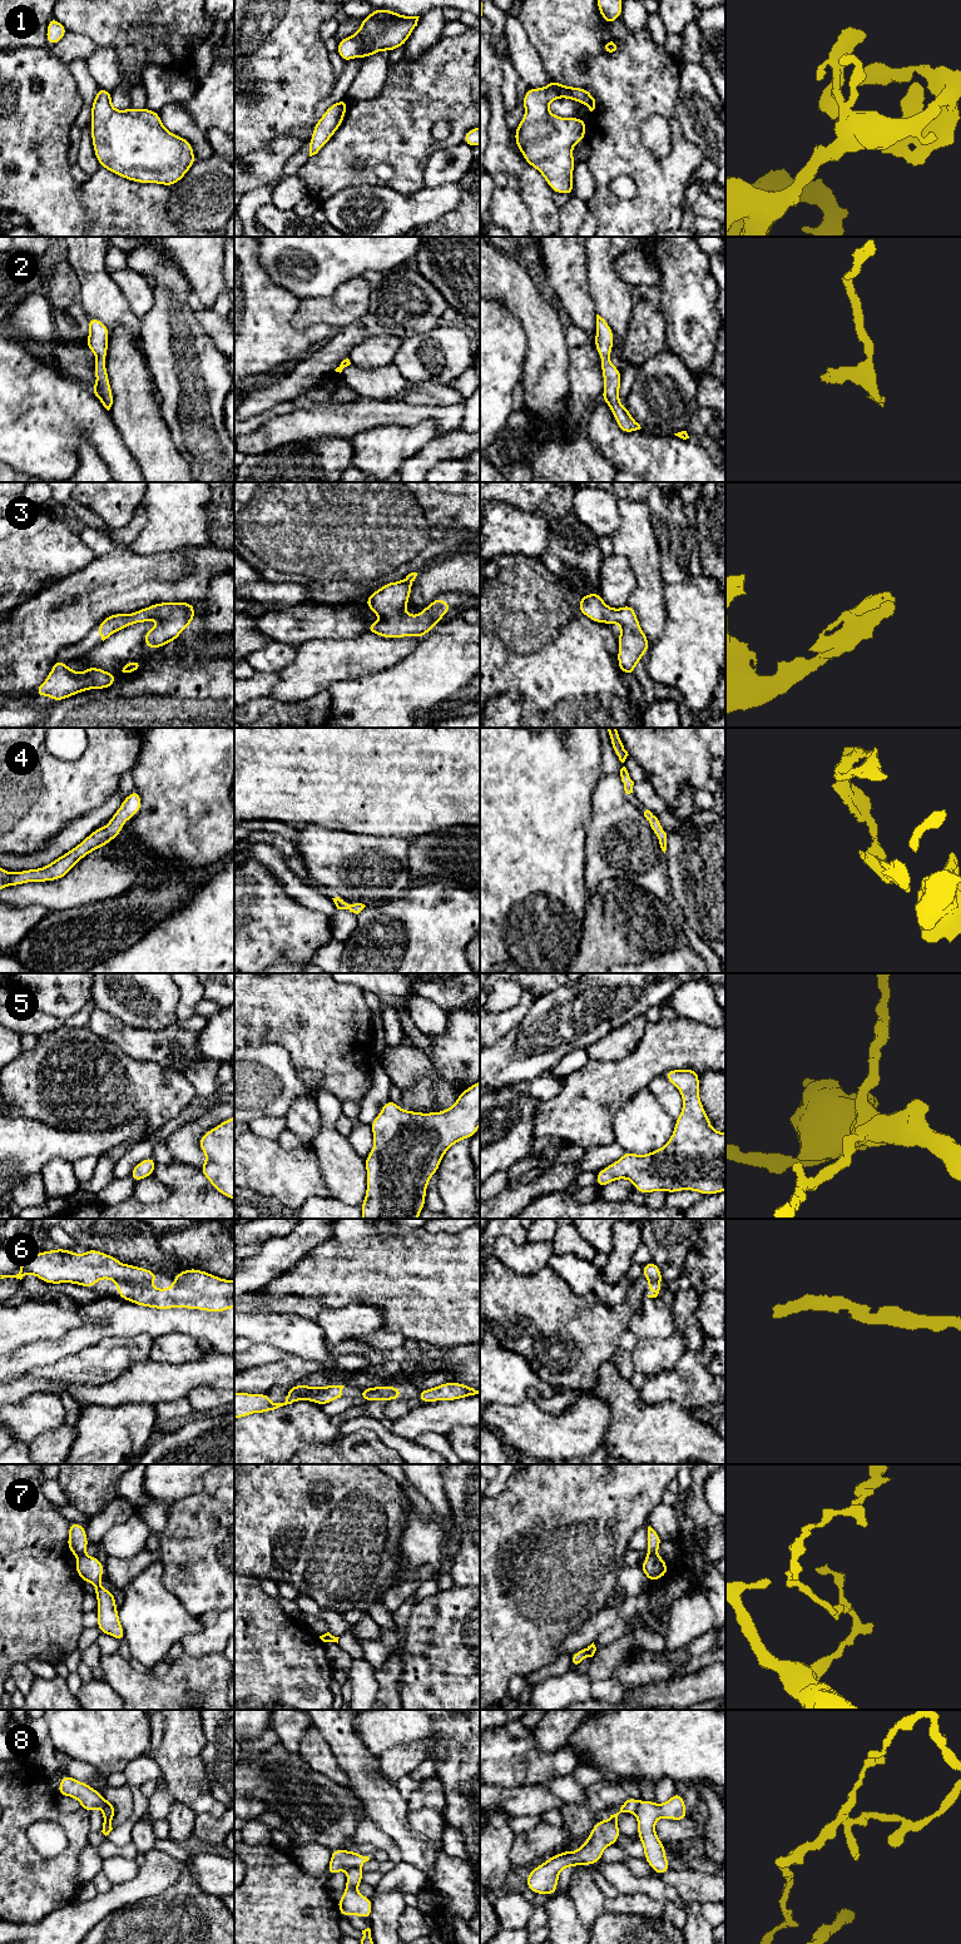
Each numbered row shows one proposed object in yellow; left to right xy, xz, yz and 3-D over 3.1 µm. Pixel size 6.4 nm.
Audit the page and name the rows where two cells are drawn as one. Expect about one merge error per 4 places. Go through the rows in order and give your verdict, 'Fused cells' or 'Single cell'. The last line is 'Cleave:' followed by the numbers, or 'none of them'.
1: Single cell
2: Single cell
3: Single cell
4: Single cell
5: Single cell
6: Single cell
7: Fused cells
8: Fused cells
Cleave: 7, 8

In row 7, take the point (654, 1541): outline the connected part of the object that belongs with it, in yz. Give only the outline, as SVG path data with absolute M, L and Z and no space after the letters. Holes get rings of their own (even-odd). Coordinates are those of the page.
M649 1526L648 1527L648 1543L647 1543L647 1551L649 1554L655 1554L660 1543L662 1538L658 1536L658 1533Z

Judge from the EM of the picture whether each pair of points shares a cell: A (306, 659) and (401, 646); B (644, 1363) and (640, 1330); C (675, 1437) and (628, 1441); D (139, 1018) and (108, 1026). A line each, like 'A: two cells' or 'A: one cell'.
A: one cell
B: two cells
C: one cell
D: two cells

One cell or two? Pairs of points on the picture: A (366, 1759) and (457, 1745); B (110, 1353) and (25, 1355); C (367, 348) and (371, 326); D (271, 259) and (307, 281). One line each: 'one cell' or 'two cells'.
A: two cells
B: two cells
C: two cells
D: one cell

